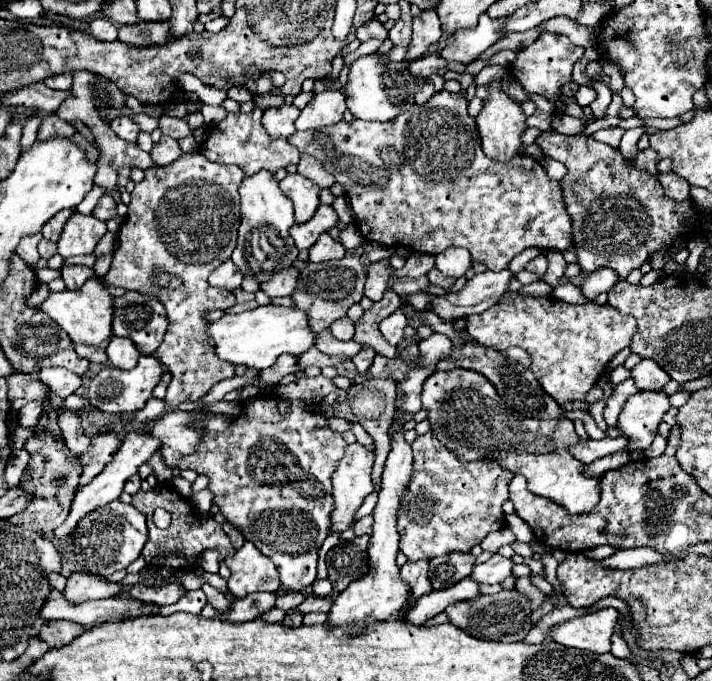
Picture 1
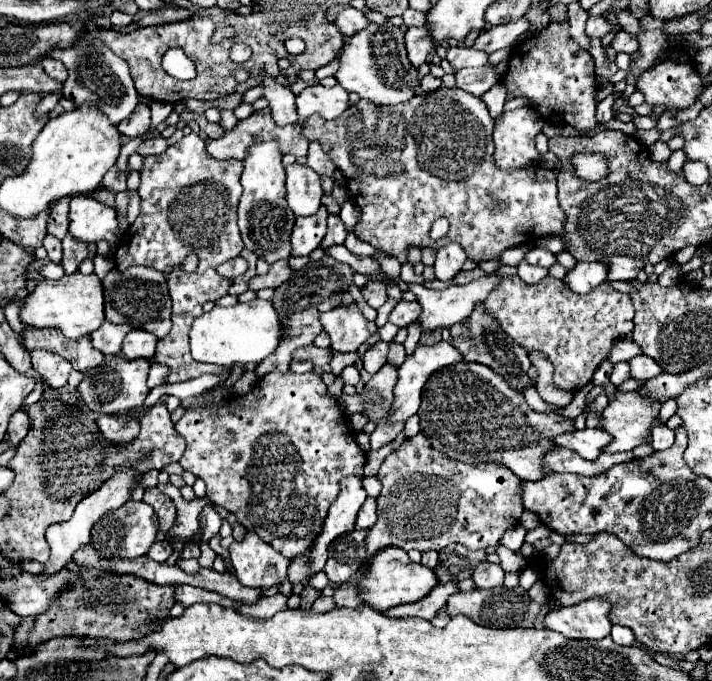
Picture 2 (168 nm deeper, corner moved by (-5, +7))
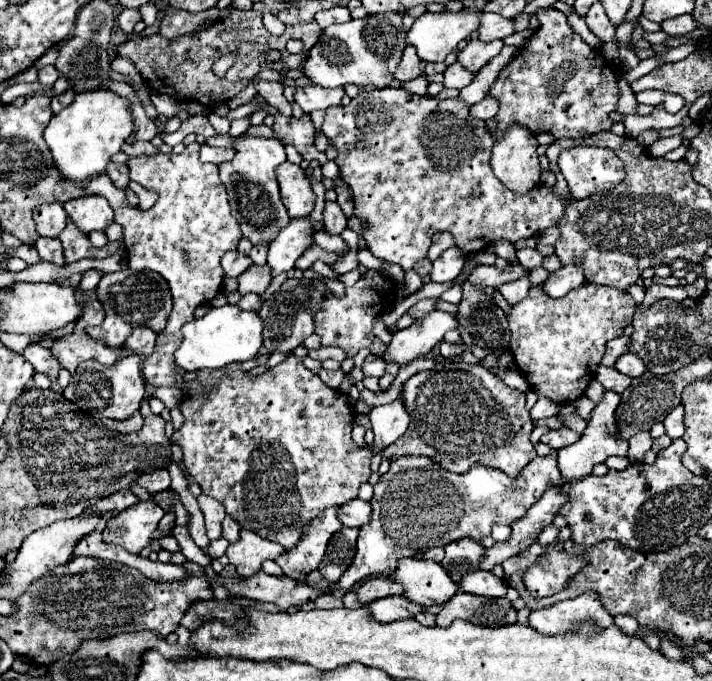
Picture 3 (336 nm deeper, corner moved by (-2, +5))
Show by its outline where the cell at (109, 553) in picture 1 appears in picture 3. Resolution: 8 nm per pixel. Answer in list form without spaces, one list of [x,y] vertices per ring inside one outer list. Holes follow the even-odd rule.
[[[140,501],[126,511],[126,521],[114,519],[104,531],[104,539],[108,543],[120,545],[130,553],[138,553],[140,549],[148,547],[152,533],[158,529],[164,511],[152,501]]]

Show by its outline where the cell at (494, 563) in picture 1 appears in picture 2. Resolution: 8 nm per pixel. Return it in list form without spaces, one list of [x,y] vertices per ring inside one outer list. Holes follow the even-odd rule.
[[[483,561],[475,567],[473,571],[473,581],[479,589],[493,589],[493,587],[501,587],[503,585],[503,575],[505,571],[501,569],[501,565]]]

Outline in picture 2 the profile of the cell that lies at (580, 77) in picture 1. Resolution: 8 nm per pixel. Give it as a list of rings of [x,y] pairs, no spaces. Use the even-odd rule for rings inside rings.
[[[569,3],[569,25],[571,25],[571,37],[585,50],[589,51],[590,38],[585,34],[585,19],[589,17],[585,9],[581,9],[577,3]]]

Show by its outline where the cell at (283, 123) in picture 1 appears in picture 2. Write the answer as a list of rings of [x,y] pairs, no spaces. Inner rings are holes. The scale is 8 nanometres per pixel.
[[[265,79],[263,87],[265,87],[263,97],[269,101],[273,121],[279,127],[297,123],[299,117],[297,117],[297,111],[295,111],[295,95],[291,93],[291,89],[279,85],[275,79]]]

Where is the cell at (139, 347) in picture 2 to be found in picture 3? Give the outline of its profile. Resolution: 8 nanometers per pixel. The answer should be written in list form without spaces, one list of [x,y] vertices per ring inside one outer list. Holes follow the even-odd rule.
[[[136,327],[132,335],[126,339],[124,347],[140,357],[148,357],[154,351],[154,341],[156,341],[156,333],[150,327]]]

